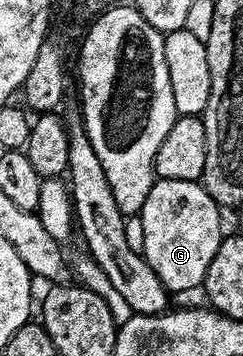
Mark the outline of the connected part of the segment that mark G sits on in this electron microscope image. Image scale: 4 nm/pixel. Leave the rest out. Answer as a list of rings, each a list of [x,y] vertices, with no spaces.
[[[160,177],[149,191],[149,199],[145,199],[143,211],[138,214],[145,227],[142,255],[160,283],[172,294],[187,293],[202,286],[221,240],[219,213],[220,206],[199,181]]]

